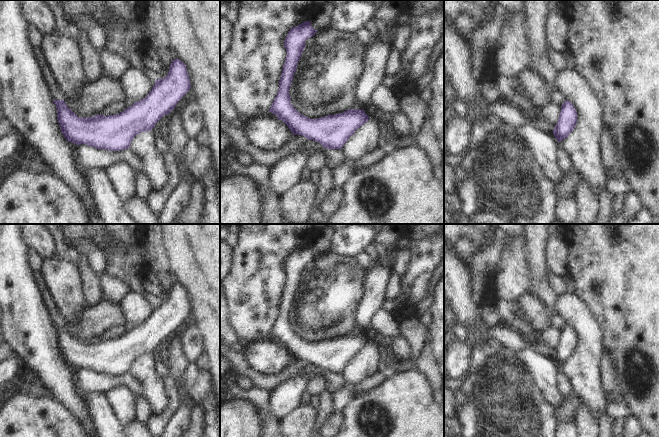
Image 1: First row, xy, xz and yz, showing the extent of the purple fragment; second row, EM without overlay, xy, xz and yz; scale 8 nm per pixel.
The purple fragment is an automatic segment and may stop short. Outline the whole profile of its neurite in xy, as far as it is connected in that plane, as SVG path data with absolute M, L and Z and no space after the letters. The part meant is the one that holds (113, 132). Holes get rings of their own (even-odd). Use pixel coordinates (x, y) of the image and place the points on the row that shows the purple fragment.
M175 59L169 67L168 75L157 79L144 99L119 114L81 118L67 107L64 100L53 102L57 108L61 132L68 142L108 151L122 151L129 149L136 135L151 131L164 115L174 110L190 87L185 64Z

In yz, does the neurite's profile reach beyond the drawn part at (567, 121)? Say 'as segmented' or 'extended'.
as segmented

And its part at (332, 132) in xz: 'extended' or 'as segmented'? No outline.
as segmented

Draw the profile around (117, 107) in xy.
M117 101L105 106L99 113L99 115L116 115L123 112L126 109L124 101Z

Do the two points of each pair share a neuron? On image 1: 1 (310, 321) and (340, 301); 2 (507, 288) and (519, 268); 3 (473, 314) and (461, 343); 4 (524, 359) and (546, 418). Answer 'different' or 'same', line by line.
1: same
2: same
3: different
4: different

